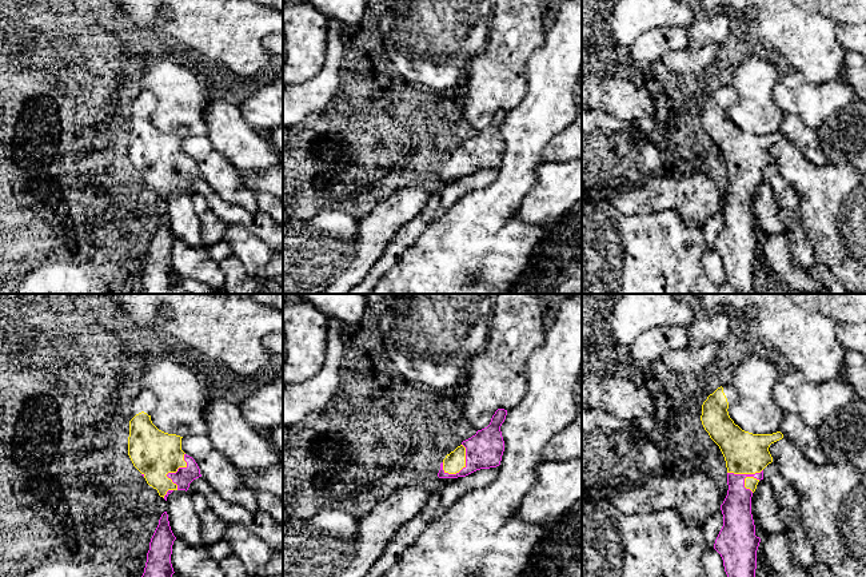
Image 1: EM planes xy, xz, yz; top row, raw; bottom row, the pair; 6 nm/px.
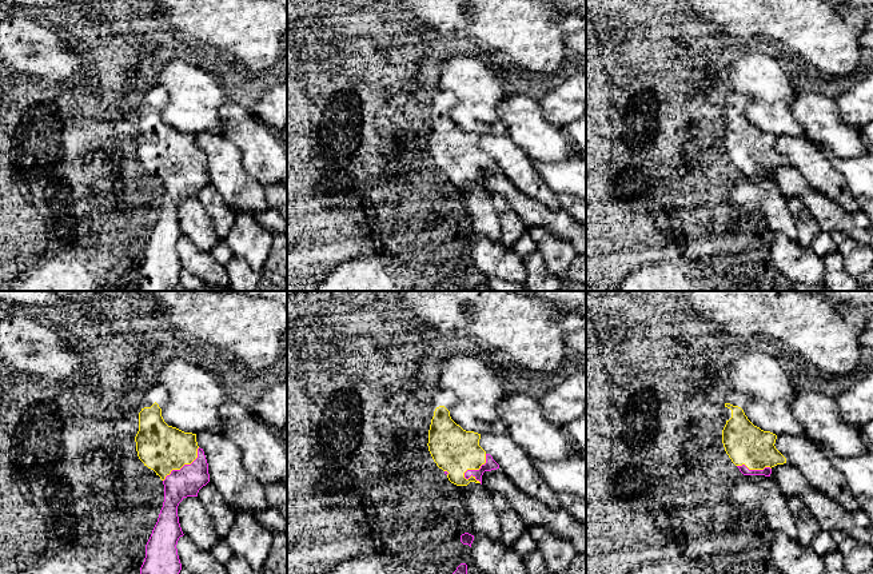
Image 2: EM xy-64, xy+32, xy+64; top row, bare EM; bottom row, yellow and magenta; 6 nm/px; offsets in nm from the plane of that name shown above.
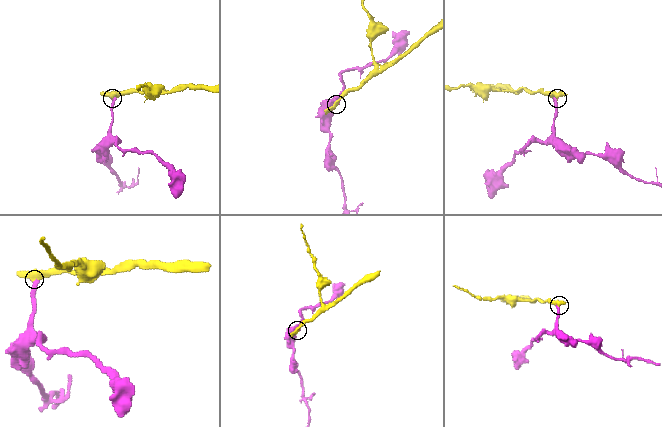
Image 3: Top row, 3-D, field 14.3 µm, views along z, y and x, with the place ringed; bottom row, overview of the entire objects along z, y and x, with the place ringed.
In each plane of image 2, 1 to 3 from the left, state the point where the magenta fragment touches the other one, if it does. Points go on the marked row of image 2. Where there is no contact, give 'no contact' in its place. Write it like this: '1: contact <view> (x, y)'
1: contact xy-64 (183, 465)
2: contact xy+32 (475, 469)
3: contact xy+64 (754, 469)

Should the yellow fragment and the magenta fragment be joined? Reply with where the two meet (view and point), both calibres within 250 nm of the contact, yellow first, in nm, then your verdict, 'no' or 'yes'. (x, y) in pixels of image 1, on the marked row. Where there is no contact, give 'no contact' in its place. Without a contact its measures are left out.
yz (745, 473) | 260/180 nm | yes

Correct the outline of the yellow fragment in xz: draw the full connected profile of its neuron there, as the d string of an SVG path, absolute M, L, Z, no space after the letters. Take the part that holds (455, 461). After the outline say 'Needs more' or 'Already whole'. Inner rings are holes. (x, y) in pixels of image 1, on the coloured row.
M498 409L487 427L478 430L475 435L463 441L460 446L447 454L440 463L438 477L466 477L480 469L499 466L504 451L500 426L506 415L507 410Z. Needs more

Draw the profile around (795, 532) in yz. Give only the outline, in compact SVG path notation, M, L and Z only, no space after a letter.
M798 517L787 518L786 522L786 537L790 544L790 549L798 565L803 569L809 569L814 562L814 550L810 544L806 528Z

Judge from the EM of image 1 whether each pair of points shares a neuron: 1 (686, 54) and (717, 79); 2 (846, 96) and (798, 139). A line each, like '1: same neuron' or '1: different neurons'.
1: same neuron
2: different neurons

